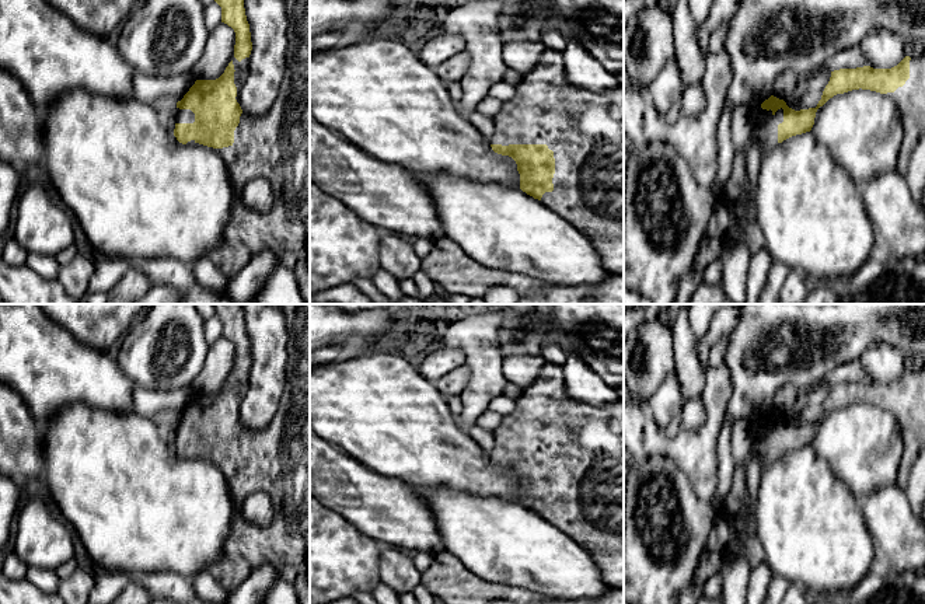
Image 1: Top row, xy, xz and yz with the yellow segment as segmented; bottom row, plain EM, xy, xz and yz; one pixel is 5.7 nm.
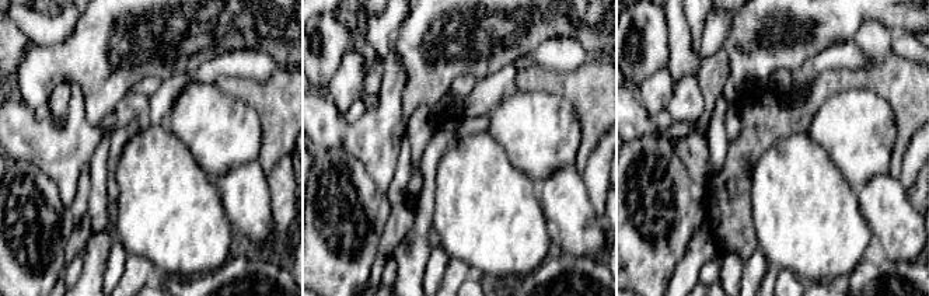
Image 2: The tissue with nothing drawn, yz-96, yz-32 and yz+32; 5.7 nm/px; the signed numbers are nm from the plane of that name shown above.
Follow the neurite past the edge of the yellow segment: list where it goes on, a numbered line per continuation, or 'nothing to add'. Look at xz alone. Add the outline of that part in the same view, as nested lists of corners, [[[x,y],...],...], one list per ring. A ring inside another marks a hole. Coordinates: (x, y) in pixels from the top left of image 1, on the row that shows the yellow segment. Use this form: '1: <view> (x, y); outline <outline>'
1: xz (585, 129); outline [[[545,48],[534,69],[516,85],[514,97],[502,104],[493,122],[491,144],[547,144],[554,151],[554,191],[545,192],[541,202],[591,241],[610,275],[624,275],[624,90],[594,92],[572,85],[566,78],[563,53]]]

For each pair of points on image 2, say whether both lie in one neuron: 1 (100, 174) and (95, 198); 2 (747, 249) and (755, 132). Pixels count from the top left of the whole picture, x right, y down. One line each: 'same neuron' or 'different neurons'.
1: same neuron
2: same neuron

